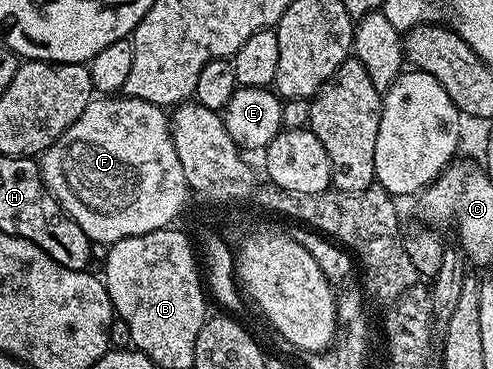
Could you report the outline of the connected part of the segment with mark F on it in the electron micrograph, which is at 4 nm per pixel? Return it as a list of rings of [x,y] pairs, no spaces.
[[[95,97],[91,99],[90,104],[84,109],[84,113],[80,113],[80,117],[76,117],[76,121],[72,121],[72,125],[68,125],[66,132],[47,151],[42,152],[40,174],[47,191],[56,197],[56,201],[70,214],[72,221],[76,221],[76,225],[80,225],[80,229],[84,229],[84,233],[94,245],[98,245],[98,243],[109,245],[128,237],[169,228],[173,224],[170,222],[181,213],[182,206],[186,203],[186,195],[188,196],[184,169],[180,165],[180,157],[176,157],[176,145],[170,136],[170,120],[167,112],[161,107],[139,99],[125,97]]]

